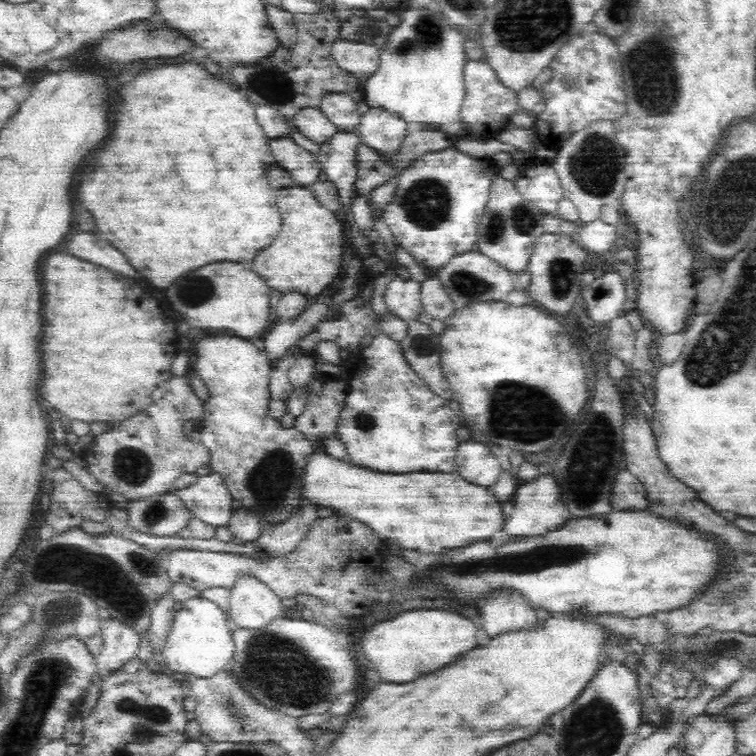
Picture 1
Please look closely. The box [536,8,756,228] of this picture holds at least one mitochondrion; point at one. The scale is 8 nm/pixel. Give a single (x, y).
(657, 93)

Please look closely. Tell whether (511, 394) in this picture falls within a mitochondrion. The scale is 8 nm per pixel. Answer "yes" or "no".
yes

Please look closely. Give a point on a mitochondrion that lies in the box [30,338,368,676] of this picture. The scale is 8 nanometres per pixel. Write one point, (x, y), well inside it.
(122, 584)

